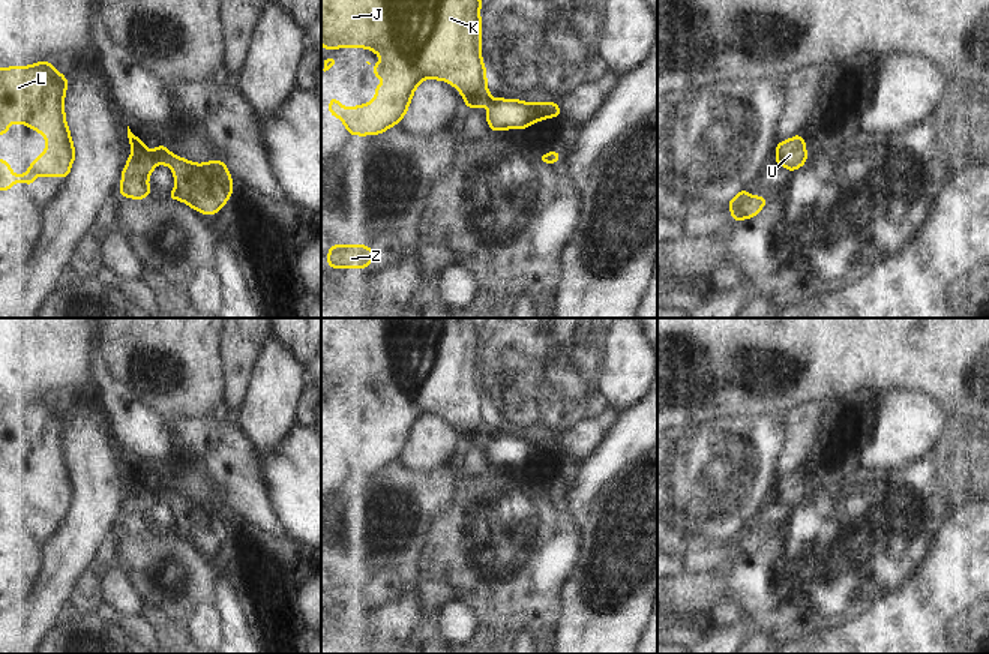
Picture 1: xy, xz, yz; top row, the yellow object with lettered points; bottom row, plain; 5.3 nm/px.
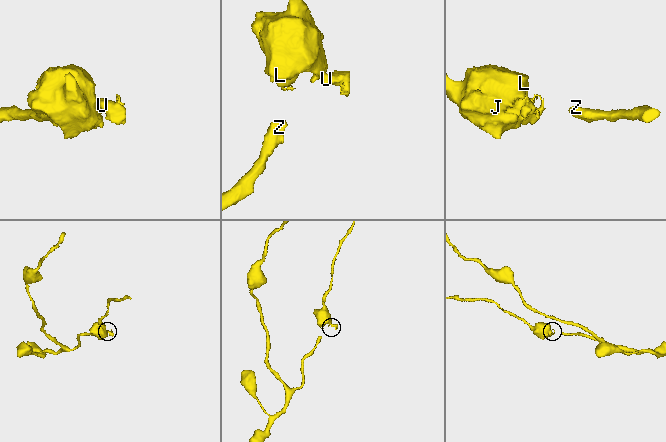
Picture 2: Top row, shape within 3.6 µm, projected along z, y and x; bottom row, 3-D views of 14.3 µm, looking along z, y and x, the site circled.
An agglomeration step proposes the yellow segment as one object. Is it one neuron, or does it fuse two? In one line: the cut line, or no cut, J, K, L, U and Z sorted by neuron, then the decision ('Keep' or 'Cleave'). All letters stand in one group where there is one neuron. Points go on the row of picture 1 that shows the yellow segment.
Split along xy (155, 150), (158, 162). Groups: J K L Z / U. Cleave.

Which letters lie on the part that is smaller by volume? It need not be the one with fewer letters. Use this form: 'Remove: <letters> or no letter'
Remove: U

